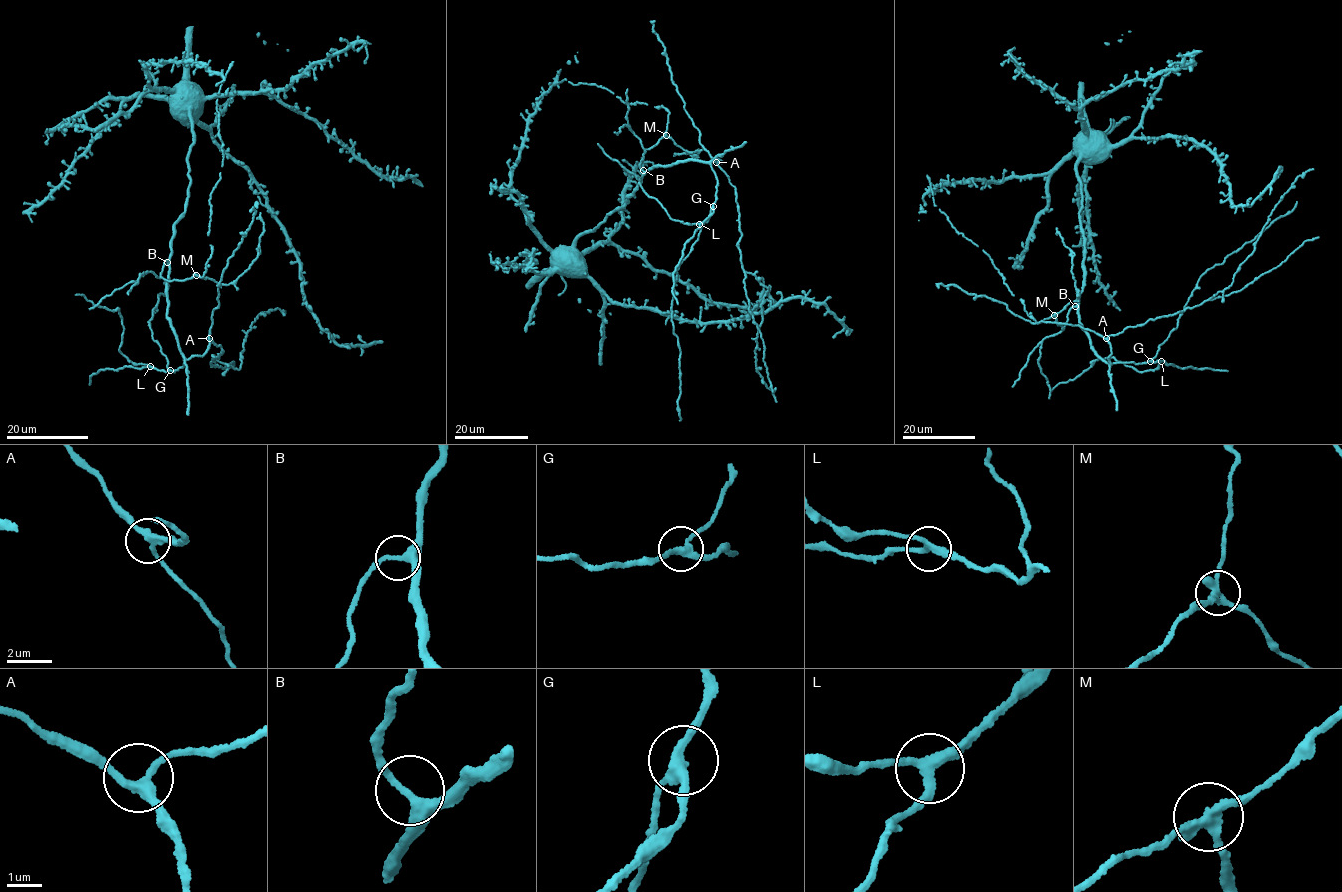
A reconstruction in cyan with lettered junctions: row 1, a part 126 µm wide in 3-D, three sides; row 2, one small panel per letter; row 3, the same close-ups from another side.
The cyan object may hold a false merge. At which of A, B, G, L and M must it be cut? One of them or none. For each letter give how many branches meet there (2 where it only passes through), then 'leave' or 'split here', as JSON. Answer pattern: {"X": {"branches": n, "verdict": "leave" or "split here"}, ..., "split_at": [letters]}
{"A": {"branches": 3, "verdict": "leave"}, "B": {"branches": 3, "verdict": "leave"}, "G": {"branches": 3, "verdict": "leave"}, "L": {"branches": 3, "verdict": "leave"}, "M": {"branches": 3, "verdict": "leave"}, "split_at": []}

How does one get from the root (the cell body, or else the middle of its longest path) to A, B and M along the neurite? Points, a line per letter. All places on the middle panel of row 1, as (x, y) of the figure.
A: (567, 261), (576, 250), (576, 239), (627, 202), (654, 165), (690, 158), (721, 161), (716, 162)
B: (567, 261), (576, 250), (576, 239), (586, 230), (593, 229), (610, 212), (629, 200), (641, 183), (643, 170)
M: (567, 261), (576, 250), (576, 239), (629, 200), (641, 183), (645, 150), (666, 135)

